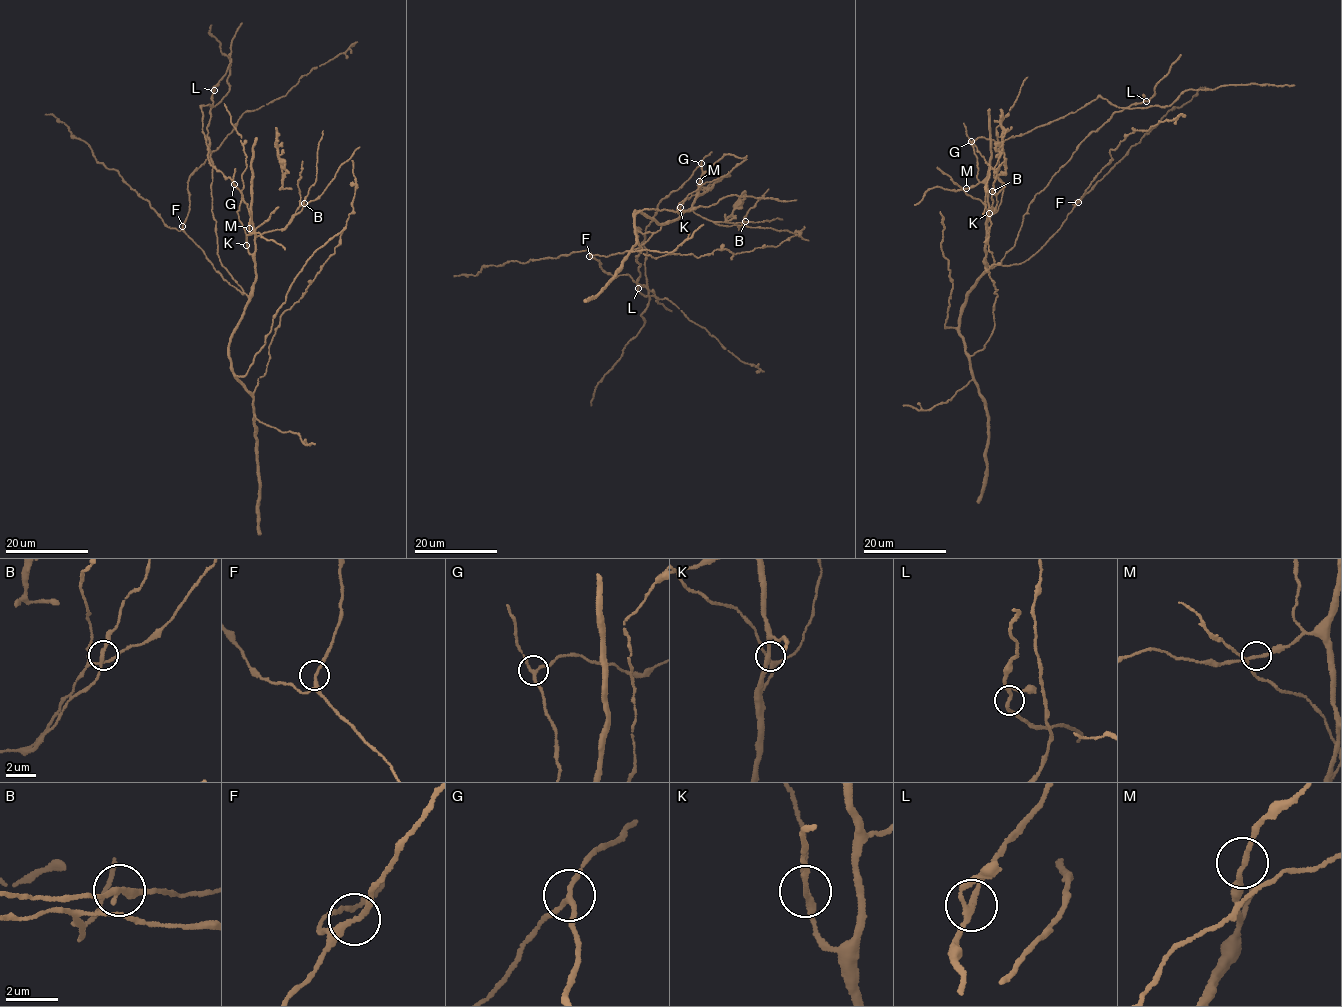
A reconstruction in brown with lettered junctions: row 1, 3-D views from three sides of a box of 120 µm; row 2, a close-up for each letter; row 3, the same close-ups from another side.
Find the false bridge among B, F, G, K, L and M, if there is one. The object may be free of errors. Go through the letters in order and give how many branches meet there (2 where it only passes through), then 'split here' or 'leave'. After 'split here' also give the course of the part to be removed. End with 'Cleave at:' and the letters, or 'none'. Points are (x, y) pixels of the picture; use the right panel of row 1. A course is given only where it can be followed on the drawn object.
B: branches 3; leave
F: branches 3; leave
G: branches 3; leave
K: branches 3; leave
L: branches 3; leave
M: branches 3; leave
Cleave at: none

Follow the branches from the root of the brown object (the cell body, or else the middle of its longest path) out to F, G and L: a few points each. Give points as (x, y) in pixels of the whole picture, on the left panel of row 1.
F: (254, 256), (256, 281), (249, 298), (223, 279), (182, 226)
G: (254, 256), (252, 218), (242, 192), (234, 184)
L: (254, 256), (256, 281), (249, 298), (222, 265), (217, 253), (210, 186), (213, 166), (207, 127), (214, 90)

